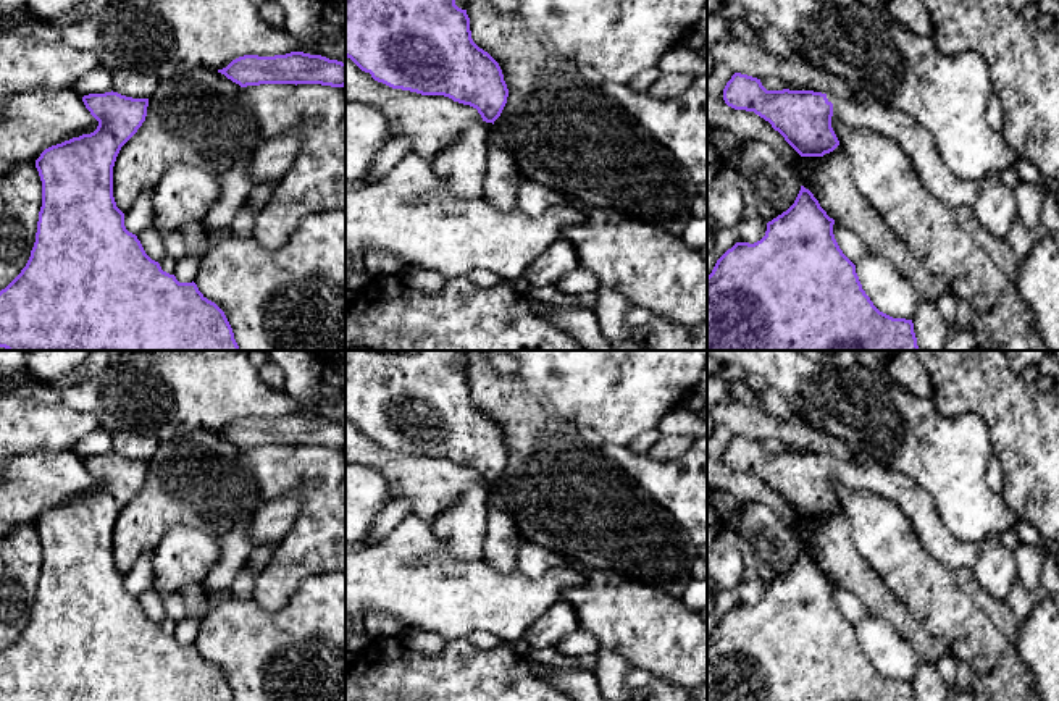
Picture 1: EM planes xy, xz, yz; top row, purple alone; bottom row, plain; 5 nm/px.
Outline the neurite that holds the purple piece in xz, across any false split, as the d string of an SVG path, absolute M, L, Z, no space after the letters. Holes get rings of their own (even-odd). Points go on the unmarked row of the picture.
M345 350L345 418L392 451L444 457L478 472L483 481L433 522L434 535L449 551L458 560L473 562L484 556L488 497L507 465L509 451L499 425L473 404L467 371L455 367L455 359L465 352Z

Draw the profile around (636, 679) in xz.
M631 669L626 675L626 686L631 690L639 690L647 686L654 677L641 669Z

